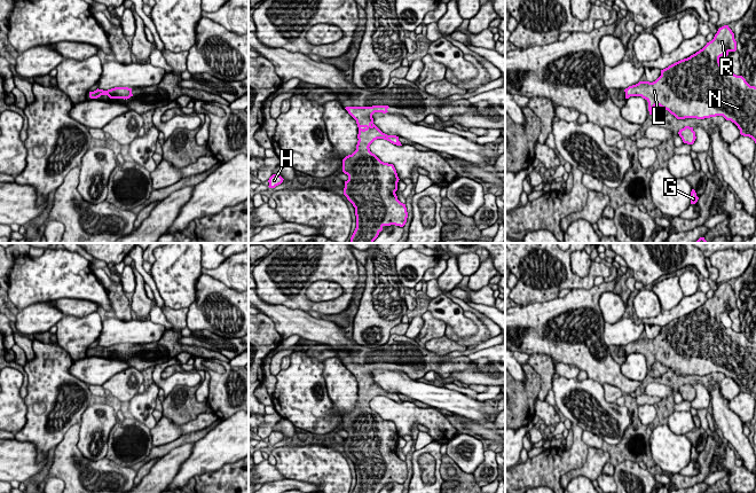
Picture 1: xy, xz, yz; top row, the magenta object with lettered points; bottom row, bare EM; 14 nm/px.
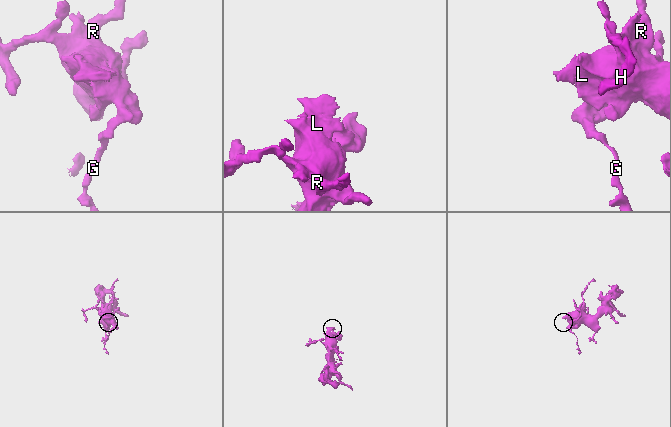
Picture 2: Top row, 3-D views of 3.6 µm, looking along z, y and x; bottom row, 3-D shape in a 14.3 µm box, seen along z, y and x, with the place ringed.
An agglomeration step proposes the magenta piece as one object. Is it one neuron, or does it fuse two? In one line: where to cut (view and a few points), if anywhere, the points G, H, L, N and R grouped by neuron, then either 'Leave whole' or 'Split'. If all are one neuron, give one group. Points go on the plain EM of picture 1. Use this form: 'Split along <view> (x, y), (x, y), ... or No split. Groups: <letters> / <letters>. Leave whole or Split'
No split. Groups: G H L N R. Leave whole

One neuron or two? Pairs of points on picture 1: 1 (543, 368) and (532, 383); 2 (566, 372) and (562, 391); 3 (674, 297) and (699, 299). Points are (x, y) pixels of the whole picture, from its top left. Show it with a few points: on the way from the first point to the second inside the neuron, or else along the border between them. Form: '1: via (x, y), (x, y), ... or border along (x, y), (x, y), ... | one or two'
1: border along (527, 364), (540, 376), (537, 398) | two
2: border along (557, 373), (566, 377), (576, 377) | two
3: border along (684, 296), (676, 305), (663, 310) | two

